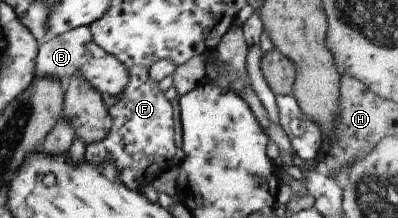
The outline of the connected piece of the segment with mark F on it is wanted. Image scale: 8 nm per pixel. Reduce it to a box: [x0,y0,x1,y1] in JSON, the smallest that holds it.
[84,66,179,193]

